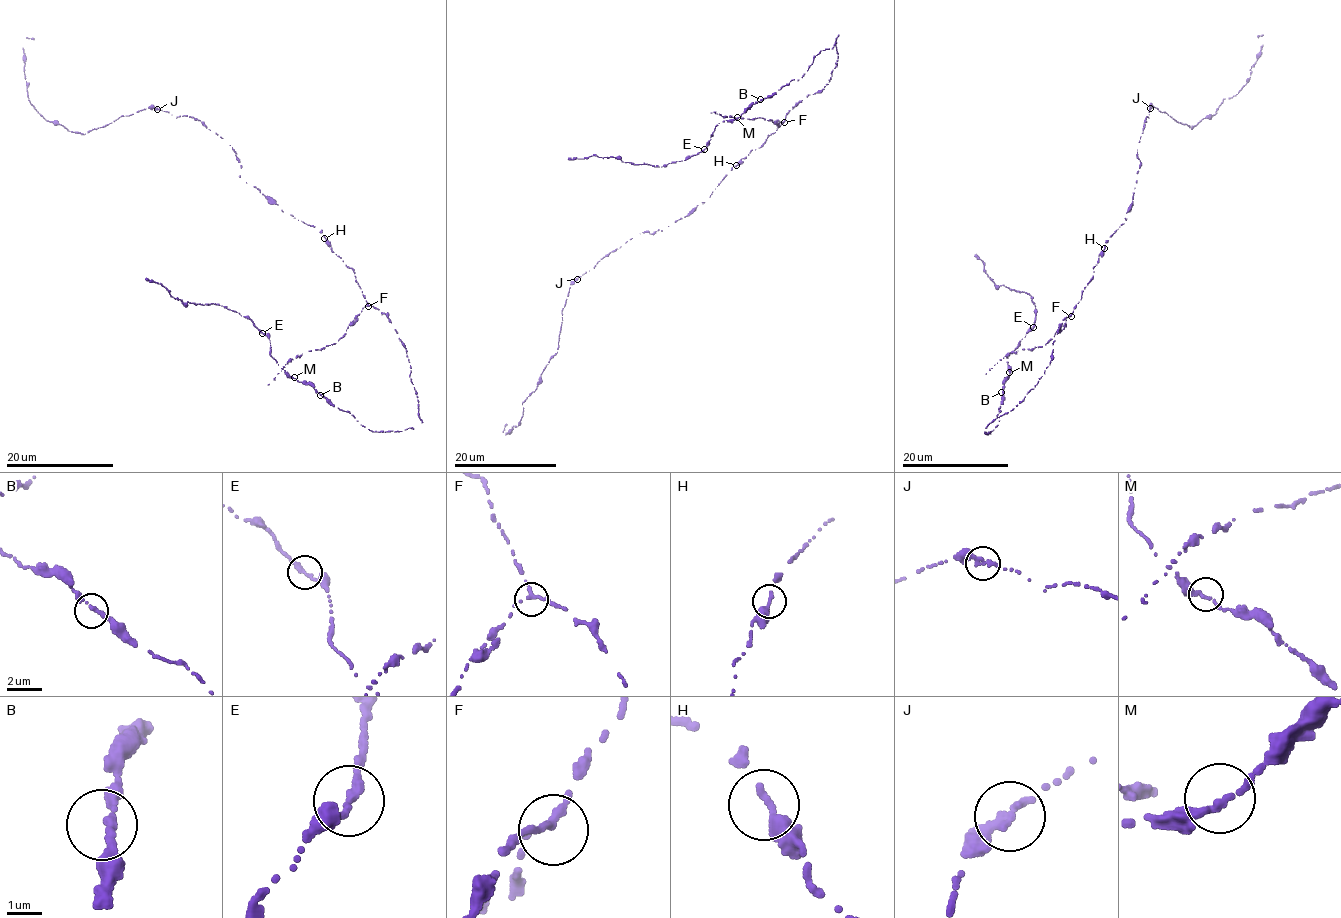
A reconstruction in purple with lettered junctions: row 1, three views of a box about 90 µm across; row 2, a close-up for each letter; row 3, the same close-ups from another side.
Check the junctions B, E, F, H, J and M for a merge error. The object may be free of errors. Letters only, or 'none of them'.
none of them

